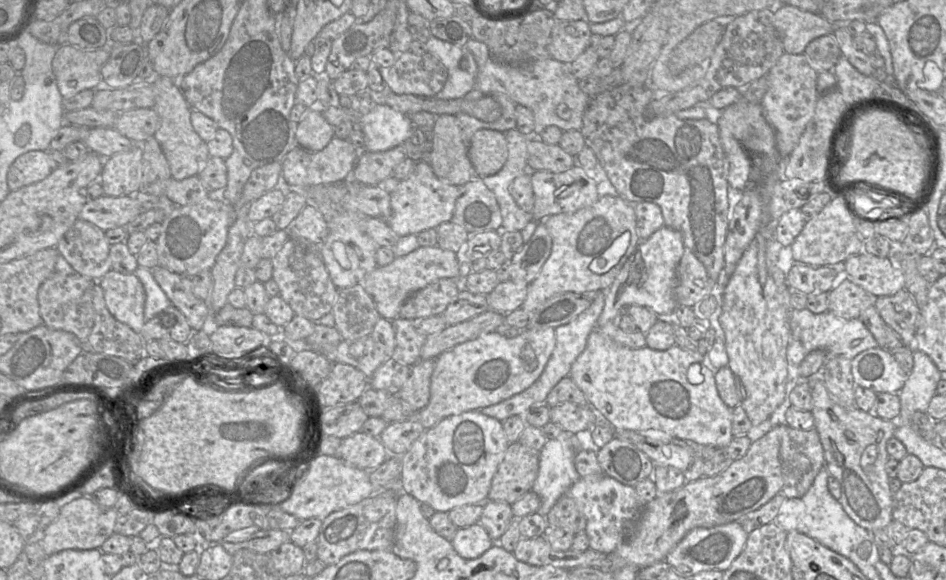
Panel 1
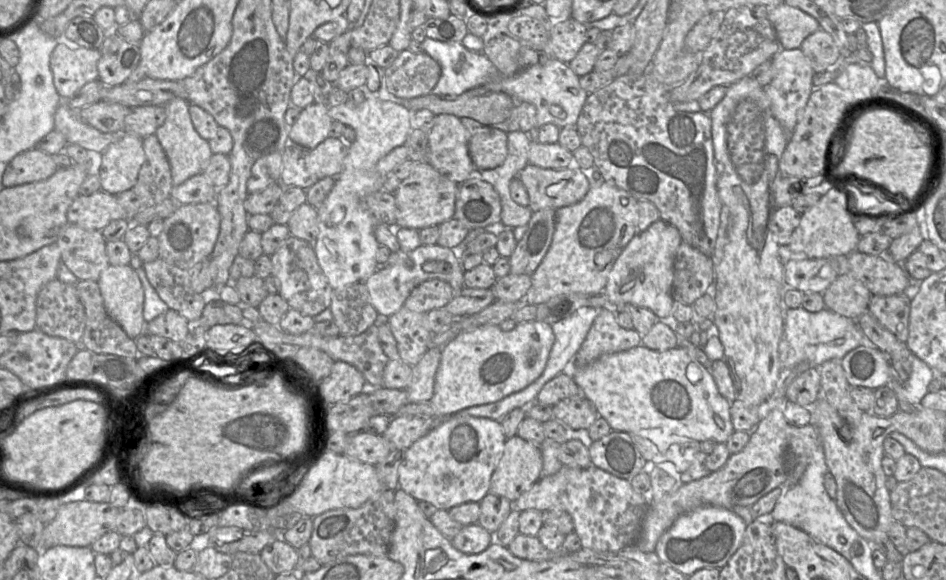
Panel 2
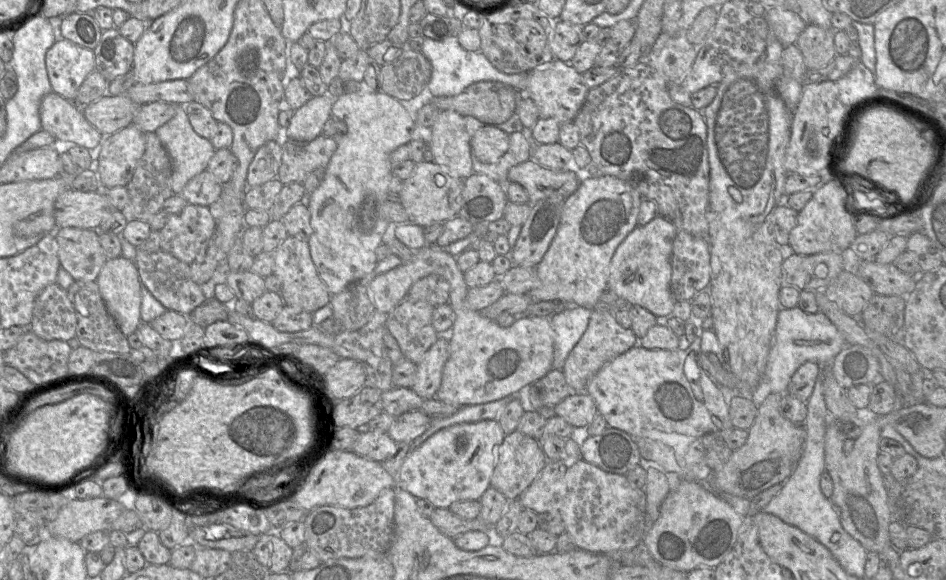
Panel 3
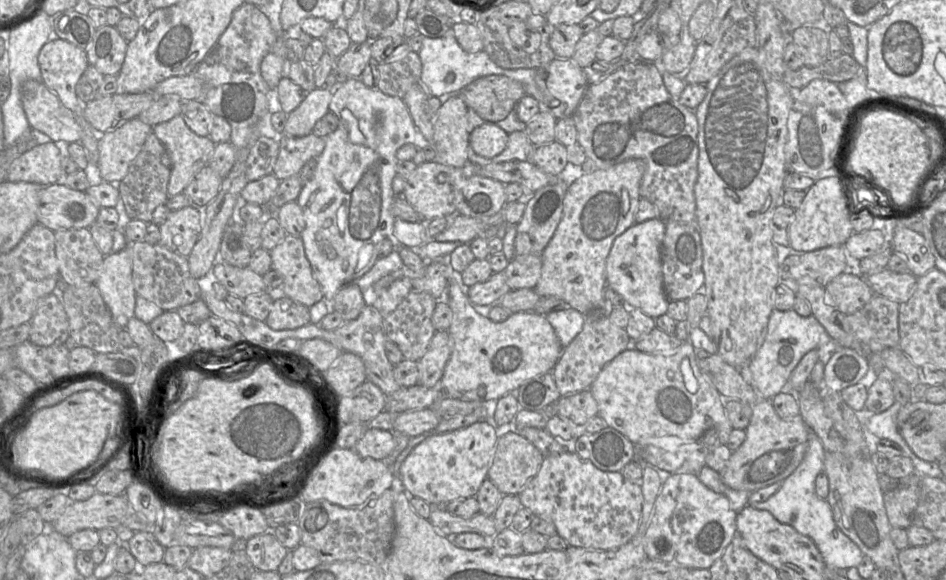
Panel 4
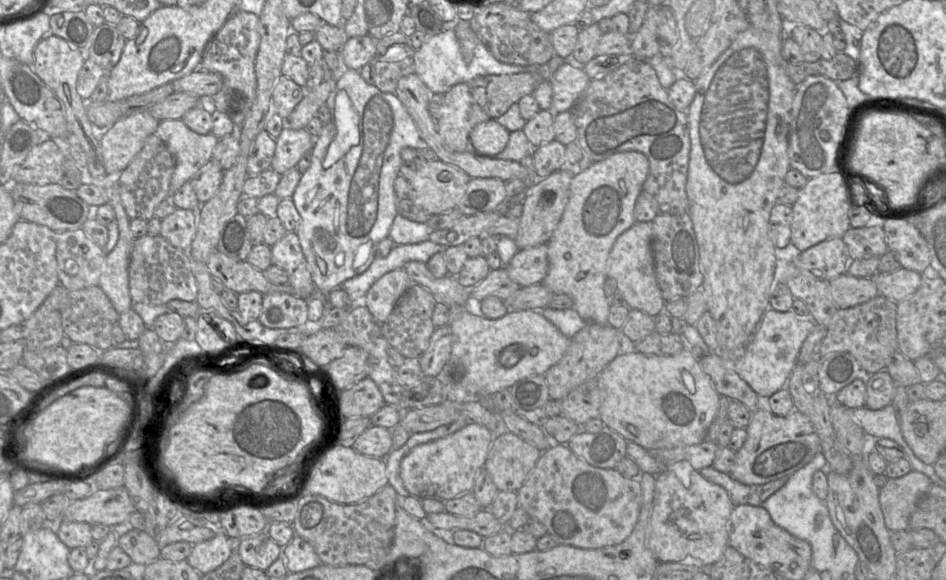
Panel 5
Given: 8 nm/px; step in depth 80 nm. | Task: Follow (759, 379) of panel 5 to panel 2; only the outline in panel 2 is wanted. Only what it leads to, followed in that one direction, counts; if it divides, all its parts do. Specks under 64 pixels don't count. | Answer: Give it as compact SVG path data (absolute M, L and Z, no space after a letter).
M802 307L786 309L783 338L789 343L789 351L788 357L782 362L782 369L793 369L802 362L819 367L829 360L841 360L859 346L875 347L856 320L838 315L827 308L819 312L809 312Z

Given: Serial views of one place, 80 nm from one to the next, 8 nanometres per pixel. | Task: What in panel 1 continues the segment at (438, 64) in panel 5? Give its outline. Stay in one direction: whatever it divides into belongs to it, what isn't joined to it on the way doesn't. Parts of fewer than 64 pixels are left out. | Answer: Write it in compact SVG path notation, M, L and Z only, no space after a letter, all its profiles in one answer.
M432 35L425 45L426 51L437 56L448 71L447 81L435 97L457 99L474 89L477 63L465 46L454 45Z

